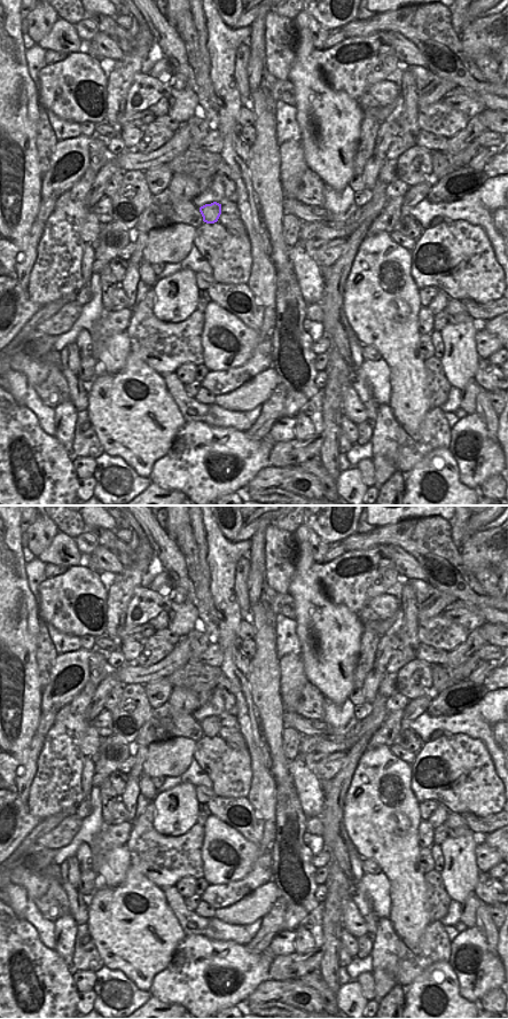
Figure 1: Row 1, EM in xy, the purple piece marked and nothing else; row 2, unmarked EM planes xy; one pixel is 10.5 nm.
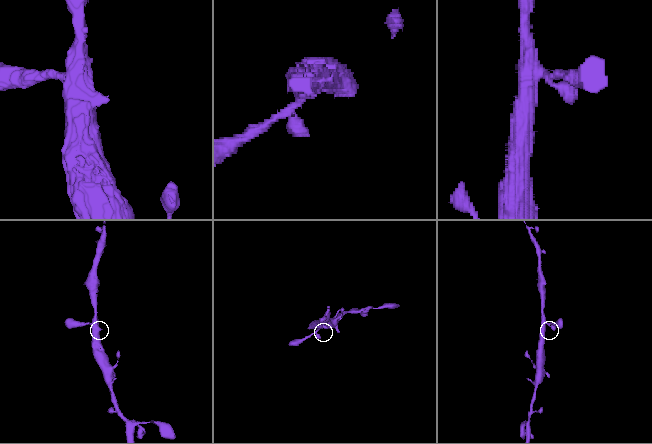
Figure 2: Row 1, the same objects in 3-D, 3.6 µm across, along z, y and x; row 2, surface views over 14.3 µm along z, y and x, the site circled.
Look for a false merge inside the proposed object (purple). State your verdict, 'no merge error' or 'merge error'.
no merge error

